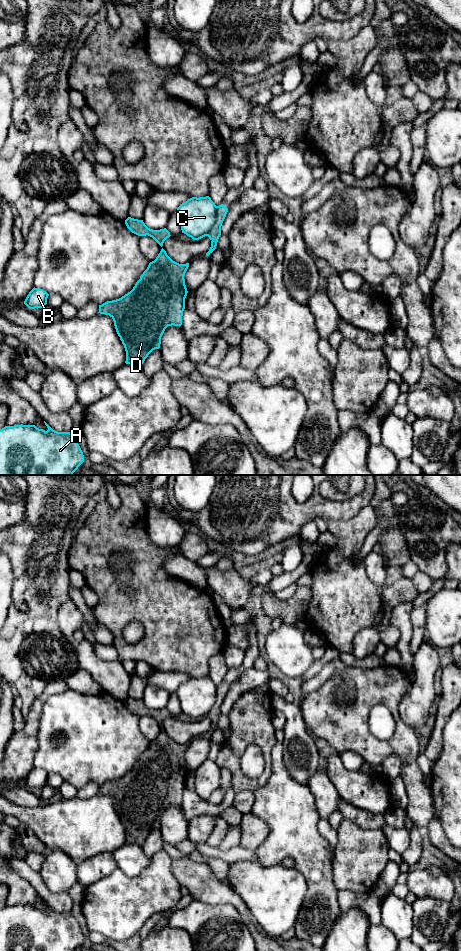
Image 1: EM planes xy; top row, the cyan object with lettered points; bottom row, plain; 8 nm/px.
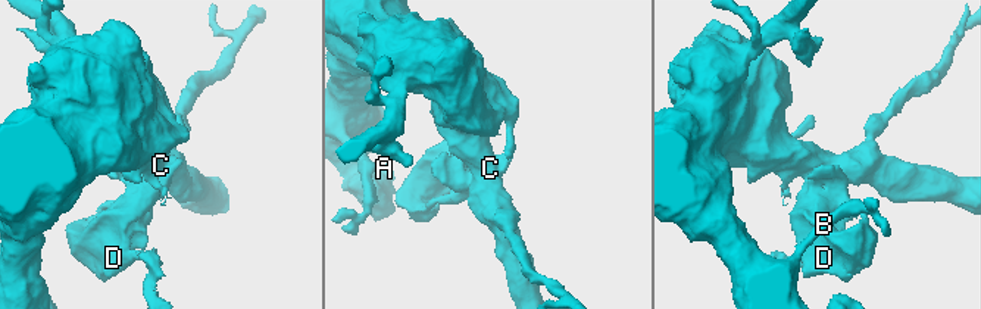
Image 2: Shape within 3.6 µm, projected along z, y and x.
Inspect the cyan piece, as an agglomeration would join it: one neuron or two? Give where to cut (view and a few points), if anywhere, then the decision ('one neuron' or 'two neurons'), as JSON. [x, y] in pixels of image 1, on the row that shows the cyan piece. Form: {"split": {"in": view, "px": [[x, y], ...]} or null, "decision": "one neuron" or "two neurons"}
{"split": {"in": "xy", "px": [[217, 206], [216, 220], [206, 235]]}, "decision": "two neurons"}

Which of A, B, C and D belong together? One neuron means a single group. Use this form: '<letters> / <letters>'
A B C / D

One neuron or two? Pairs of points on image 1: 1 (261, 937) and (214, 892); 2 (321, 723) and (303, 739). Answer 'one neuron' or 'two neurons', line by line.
1: one neuron
2: two neurons

